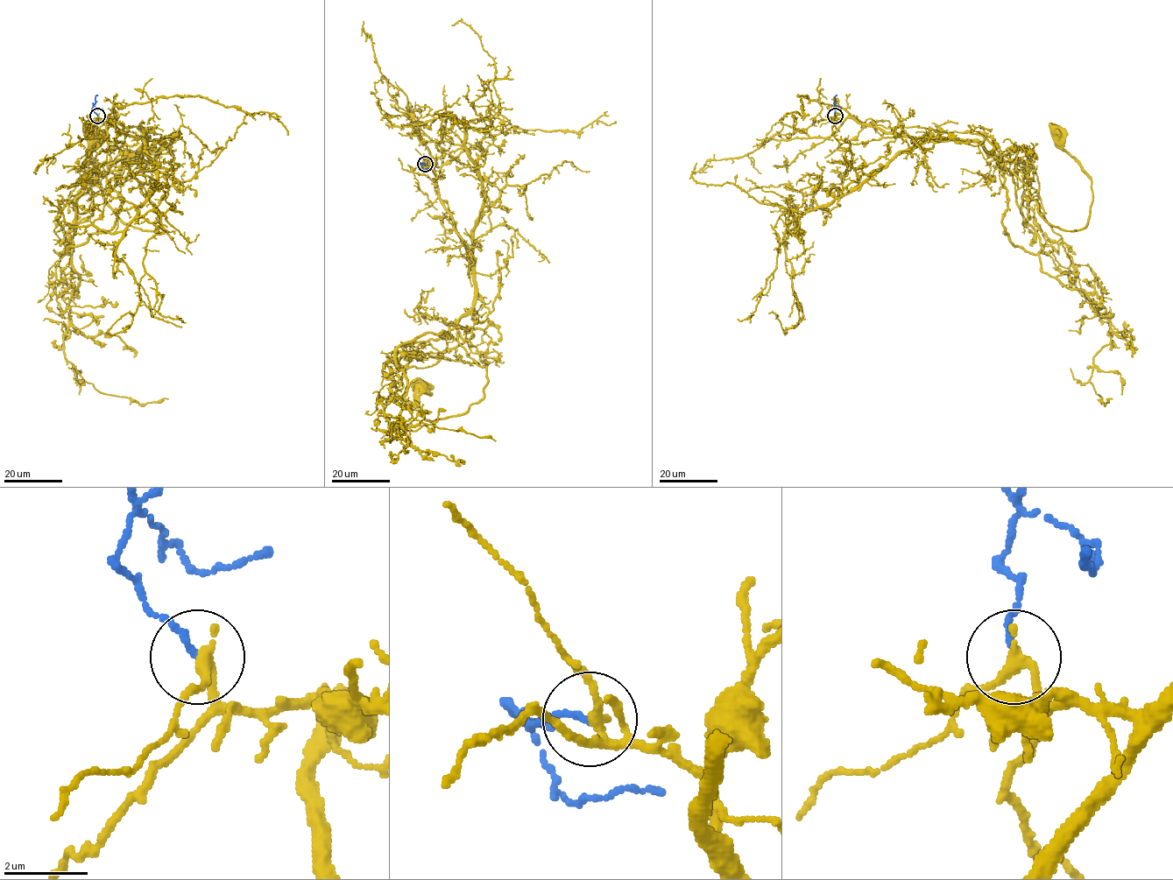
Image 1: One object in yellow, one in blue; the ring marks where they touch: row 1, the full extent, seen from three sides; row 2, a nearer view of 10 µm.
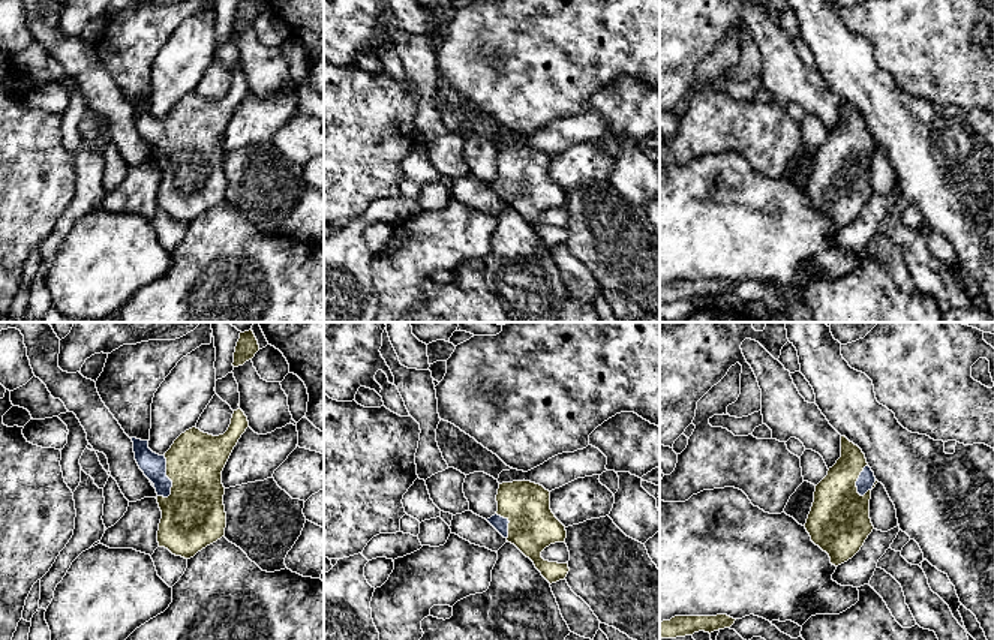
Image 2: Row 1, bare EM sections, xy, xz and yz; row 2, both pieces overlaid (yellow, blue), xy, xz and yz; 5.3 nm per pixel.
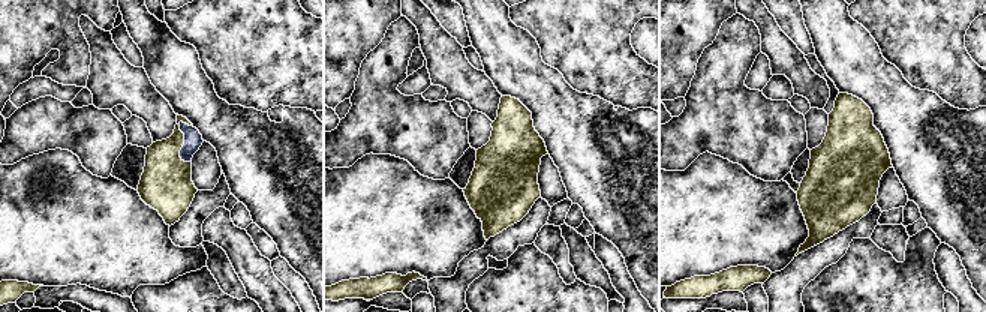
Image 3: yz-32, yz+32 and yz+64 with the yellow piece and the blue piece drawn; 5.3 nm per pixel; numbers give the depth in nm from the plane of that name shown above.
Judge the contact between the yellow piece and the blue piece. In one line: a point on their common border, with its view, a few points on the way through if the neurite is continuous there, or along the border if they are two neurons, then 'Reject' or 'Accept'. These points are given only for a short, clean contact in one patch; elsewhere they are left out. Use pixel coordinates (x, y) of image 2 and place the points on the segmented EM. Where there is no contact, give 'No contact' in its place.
Touches yellow at xy (167, 475). Path across: xy (194, 513), (188, 496), (167, 475), (153, 465). Accept

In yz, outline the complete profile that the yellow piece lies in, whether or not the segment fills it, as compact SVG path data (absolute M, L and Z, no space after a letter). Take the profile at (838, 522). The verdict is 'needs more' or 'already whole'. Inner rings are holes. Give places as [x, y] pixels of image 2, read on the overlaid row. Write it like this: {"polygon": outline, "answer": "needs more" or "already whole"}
{"polygon": "M841 436L841 457L816 486L814 502L804 525L811 541L829 555L832 565L838 567L852 559L873 532L870 499L877 483L862 450Z", "answer": "needs more"}

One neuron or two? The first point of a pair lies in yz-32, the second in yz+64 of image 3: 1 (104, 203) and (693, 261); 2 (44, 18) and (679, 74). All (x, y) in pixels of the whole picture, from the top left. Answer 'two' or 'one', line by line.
1: one
2: one

